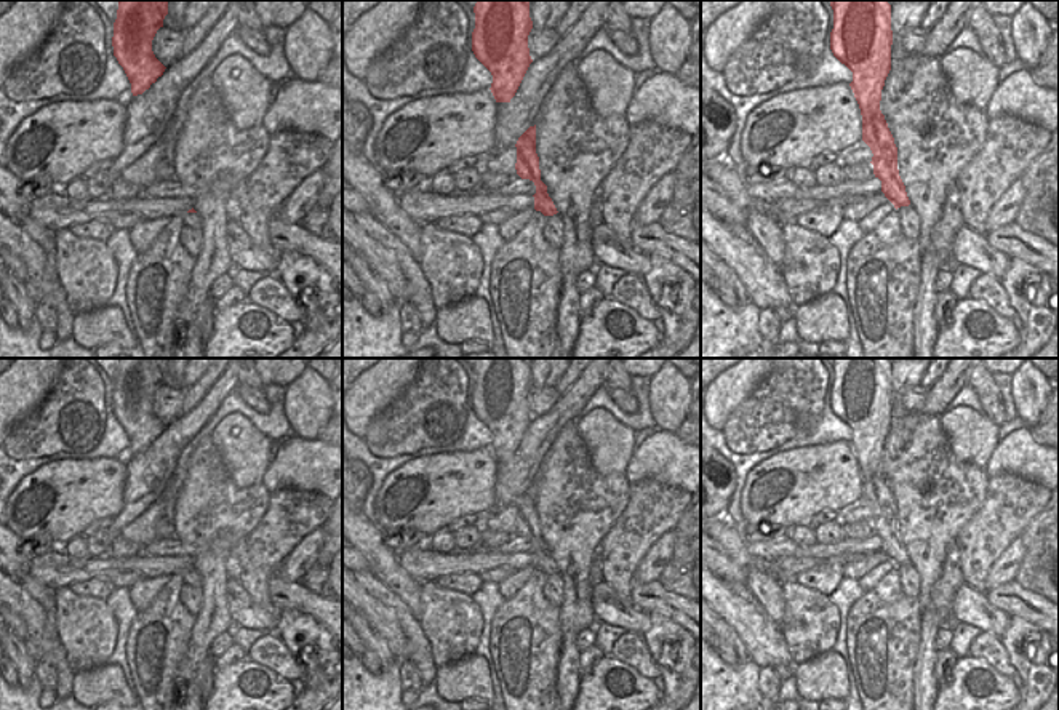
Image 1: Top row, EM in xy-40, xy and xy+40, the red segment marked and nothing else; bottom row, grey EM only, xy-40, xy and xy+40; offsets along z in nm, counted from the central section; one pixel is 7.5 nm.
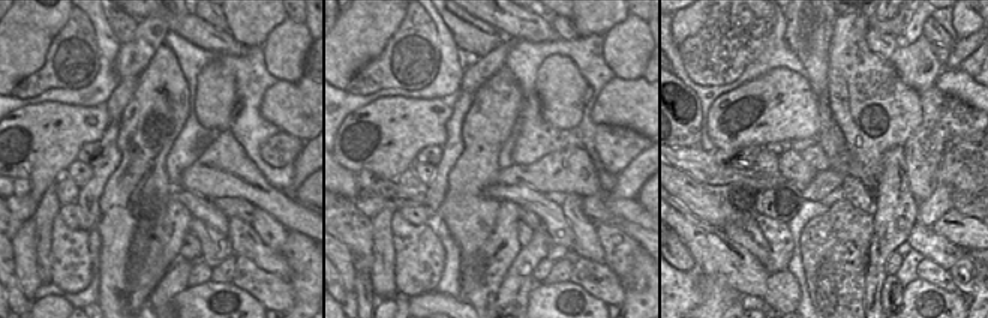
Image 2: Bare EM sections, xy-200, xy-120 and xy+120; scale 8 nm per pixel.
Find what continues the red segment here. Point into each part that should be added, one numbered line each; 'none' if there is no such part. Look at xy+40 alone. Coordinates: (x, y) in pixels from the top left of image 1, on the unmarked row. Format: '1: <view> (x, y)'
none

